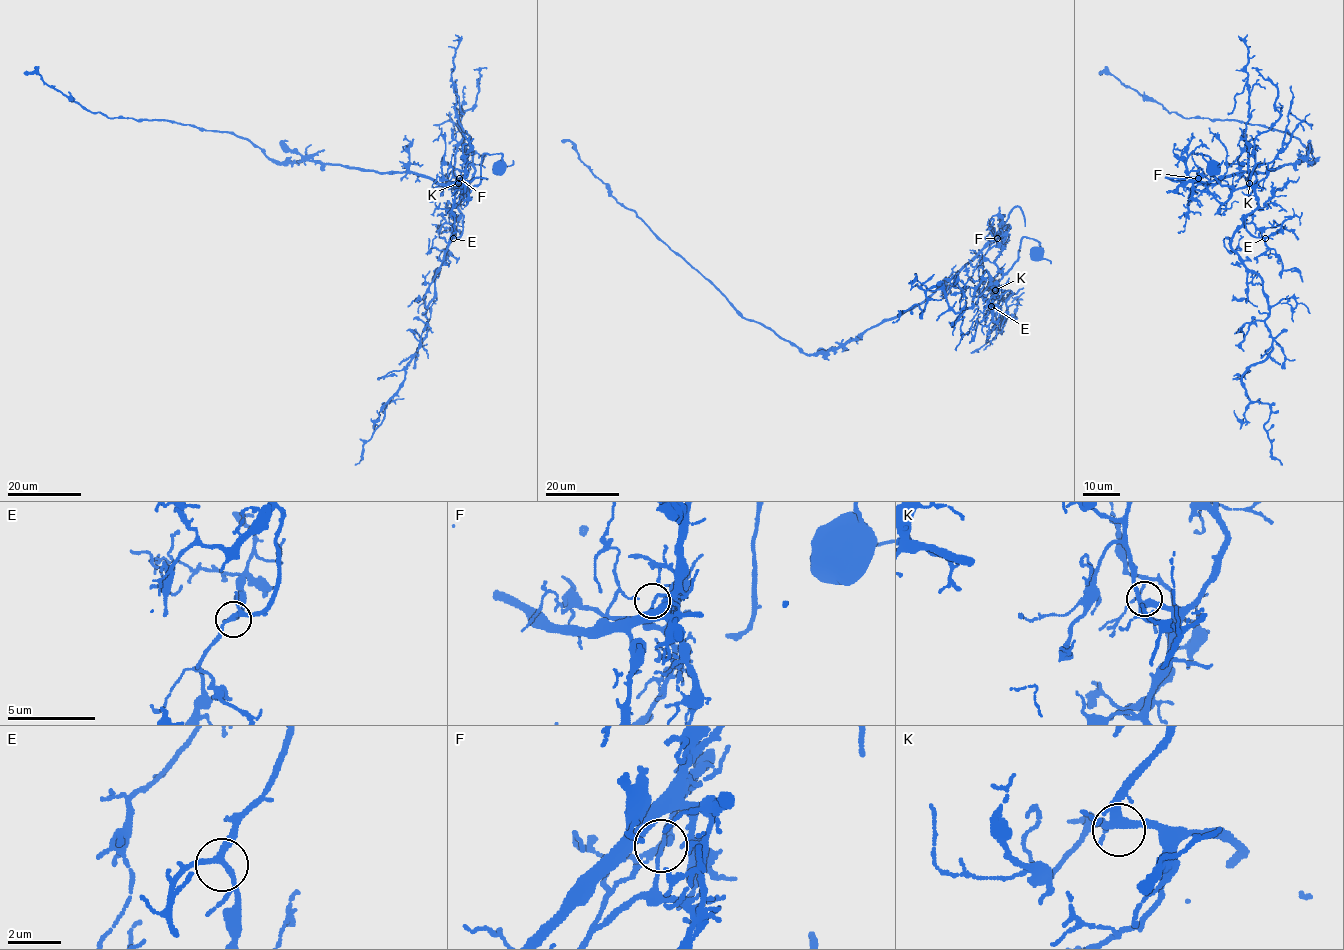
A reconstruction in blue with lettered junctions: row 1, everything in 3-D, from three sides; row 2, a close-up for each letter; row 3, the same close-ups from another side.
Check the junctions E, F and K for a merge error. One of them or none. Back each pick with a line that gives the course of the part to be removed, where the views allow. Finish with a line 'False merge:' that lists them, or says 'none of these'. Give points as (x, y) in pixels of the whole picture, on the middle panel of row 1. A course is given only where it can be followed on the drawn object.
F: Course of the part to remove: (997, 238), (999, 232), (920, 303), (837, 347), (805, 355), (746, 319), (611, 195), (571, 141), (561, 141)
False merge: F

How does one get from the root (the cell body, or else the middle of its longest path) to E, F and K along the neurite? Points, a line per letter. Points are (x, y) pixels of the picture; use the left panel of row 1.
E: (499, 165), (500, 153), (485, 153), (481, 182), (458, 186), (464, 187), (462, 233), (453, 238)
F: (499, 165), (500, 153), (485, 153), (481, 182), (470, 187), (458, 203), (464, 190), (460, 178)
K: (499, 165), (500, 153), (485, 153), (481, 182), (468, 188), (461, 188), (458, 183)

